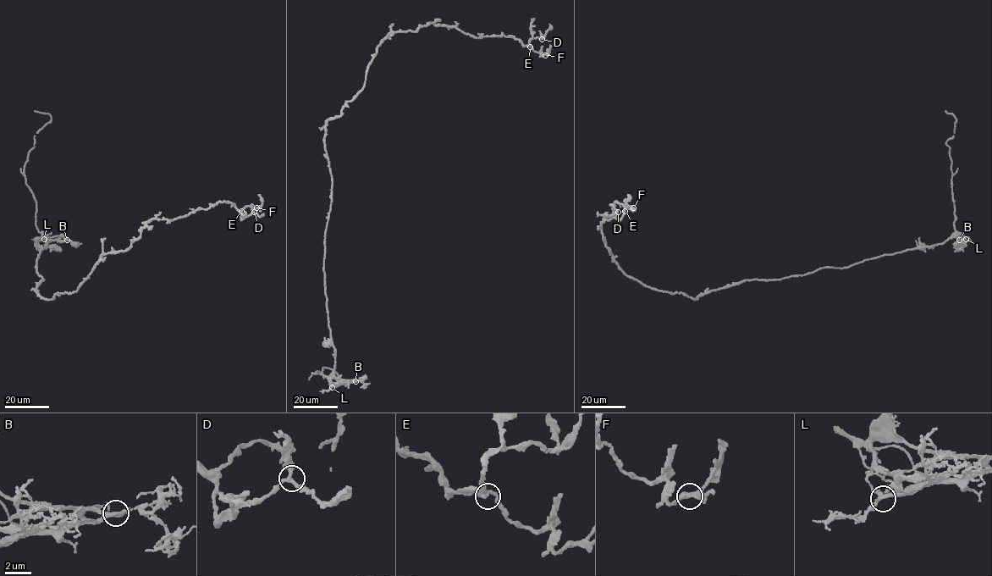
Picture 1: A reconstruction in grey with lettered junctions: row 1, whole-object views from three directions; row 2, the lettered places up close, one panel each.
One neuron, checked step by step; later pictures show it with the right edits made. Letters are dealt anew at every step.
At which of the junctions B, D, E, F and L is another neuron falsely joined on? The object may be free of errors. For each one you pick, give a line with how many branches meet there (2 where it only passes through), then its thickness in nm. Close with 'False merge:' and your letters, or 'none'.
B: branches 3; calibre 340 nm
False merge: B

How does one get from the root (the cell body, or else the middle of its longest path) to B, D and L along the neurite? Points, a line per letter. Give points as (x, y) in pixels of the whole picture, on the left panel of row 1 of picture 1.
B: (40, 282), (44, 279), (36, 272), (35, 261), (40, 252), (46, 246), (45, 237), (63, 235), (67, 240)
D: (40, 282), (42, 298), (76, 291), (101, 255), (126, 251), (153, 219), (219, 202), (241, 219), (254, 212)
L: (40, 282), (44, 279), (35, 267), (40, 252), (46, 246), (46, 240), (42, 233), (41, 238), (44, 239)

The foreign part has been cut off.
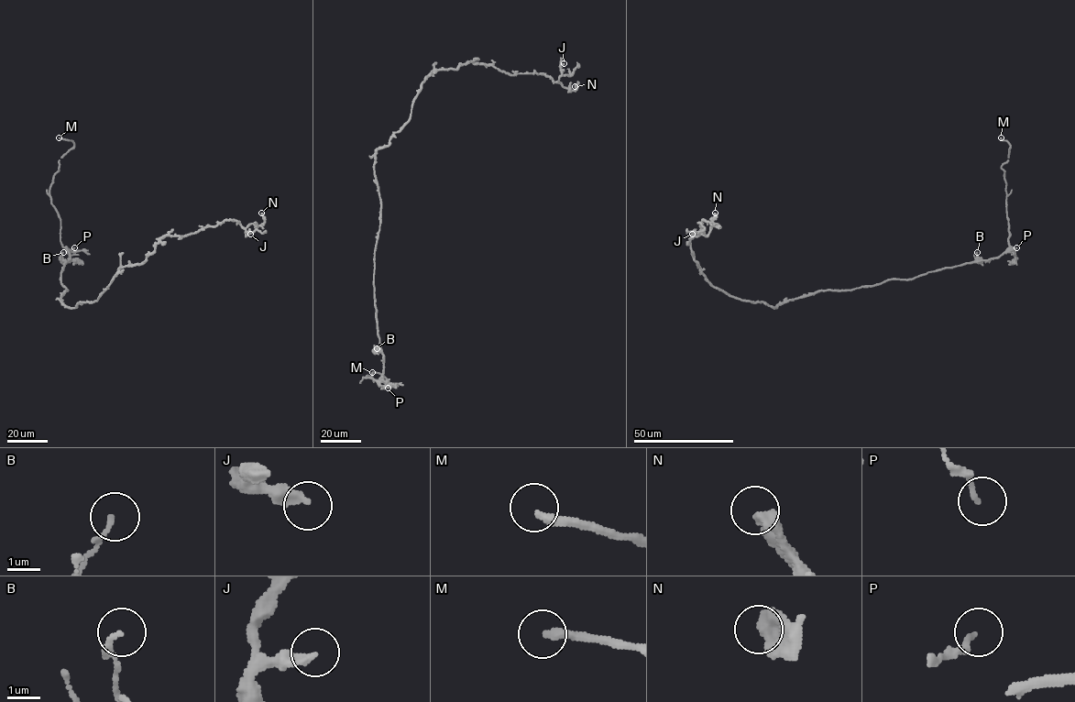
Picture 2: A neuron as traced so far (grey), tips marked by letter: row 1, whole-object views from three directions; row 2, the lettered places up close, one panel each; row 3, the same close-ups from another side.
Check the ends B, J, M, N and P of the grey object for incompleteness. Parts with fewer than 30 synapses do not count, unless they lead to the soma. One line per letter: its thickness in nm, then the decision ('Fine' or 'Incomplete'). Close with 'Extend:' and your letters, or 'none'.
B: Thickness 170 nm. Fine
J: Thickness 320 nm. Fine
M: Thickness 280 nm. Incomplete
N: Thickness 550 nm. Fine
P: Thickness 140 nm. Fine
Extend: M

